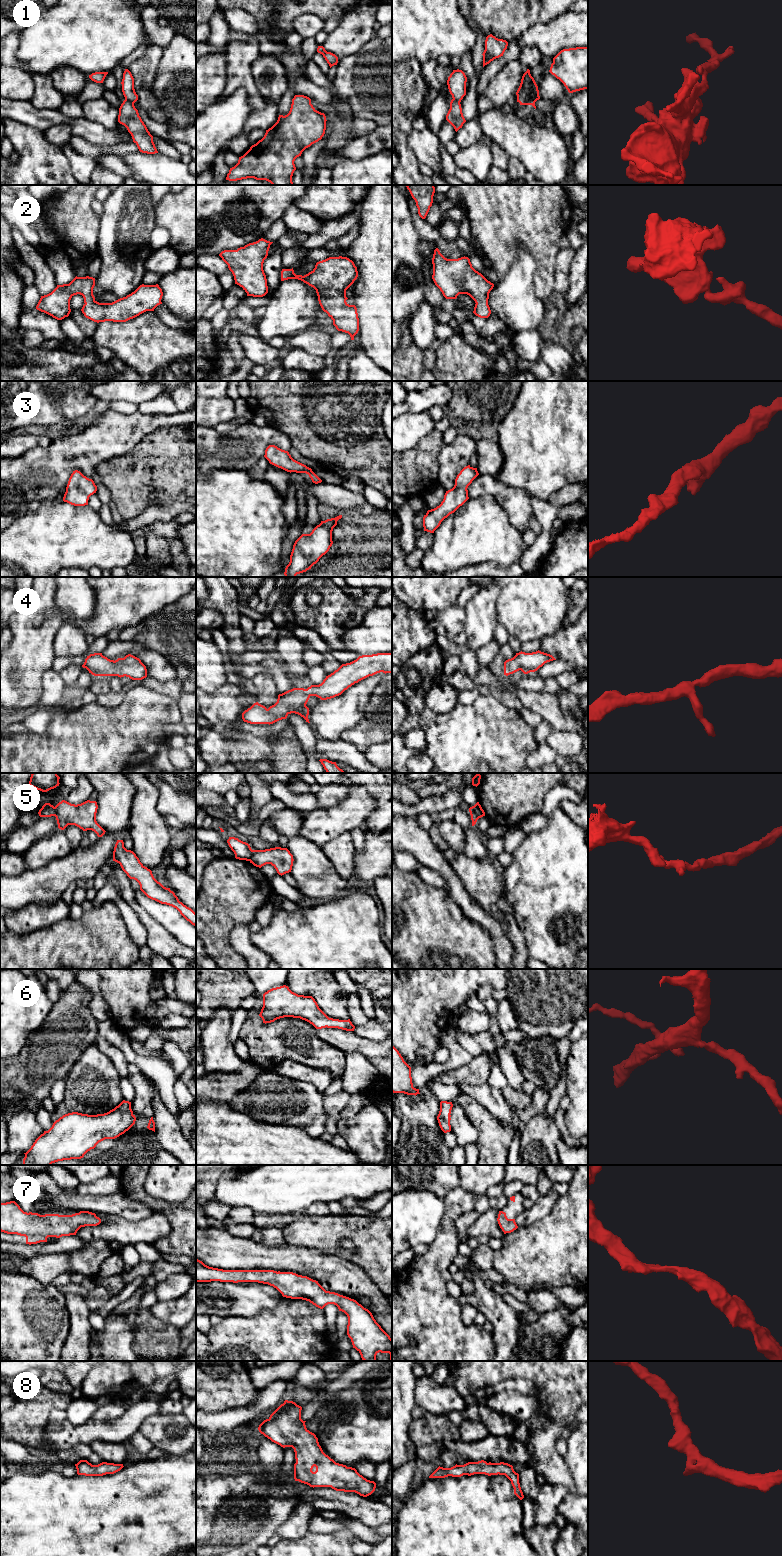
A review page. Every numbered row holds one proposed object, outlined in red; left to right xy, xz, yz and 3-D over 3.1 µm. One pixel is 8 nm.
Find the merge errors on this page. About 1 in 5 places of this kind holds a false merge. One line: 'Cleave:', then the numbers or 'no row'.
Cleave: 1, 5

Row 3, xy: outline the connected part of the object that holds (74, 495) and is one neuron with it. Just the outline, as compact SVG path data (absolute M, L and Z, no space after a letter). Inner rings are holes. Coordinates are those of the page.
M75 470L69 478L63 501L74 506L85 506L88 505L89 497L96 491L94 481Z

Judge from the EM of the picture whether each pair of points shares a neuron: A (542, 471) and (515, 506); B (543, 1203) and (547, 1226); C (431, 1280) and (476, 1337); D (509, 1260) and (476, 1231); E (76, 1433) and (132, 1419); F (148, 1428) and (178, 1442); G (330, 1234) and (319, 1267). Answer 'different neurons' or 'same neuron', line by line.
A: different neurons
B: different neurons
C: same neuron
D: different neurons
E: same neuron
F: same neuron
G: different neurons

